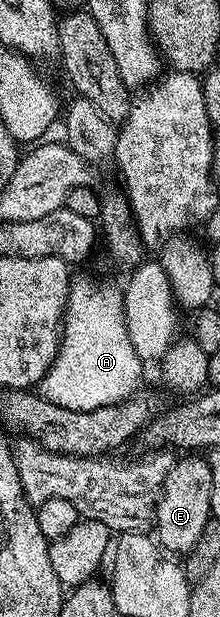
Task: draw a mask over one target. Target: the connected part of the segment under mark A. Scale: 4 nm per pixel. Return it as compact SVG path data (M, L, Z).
M72 279L67 295L67 309L63 311L59 349L45 378L37 385L42 397L68 410L93 411L98 407L113 406L140 391L139 379L143 376L143 368L144 361L140 360L137 352L133 350L133 342L129 342L129 330L125 330L122 291L103 280Z

